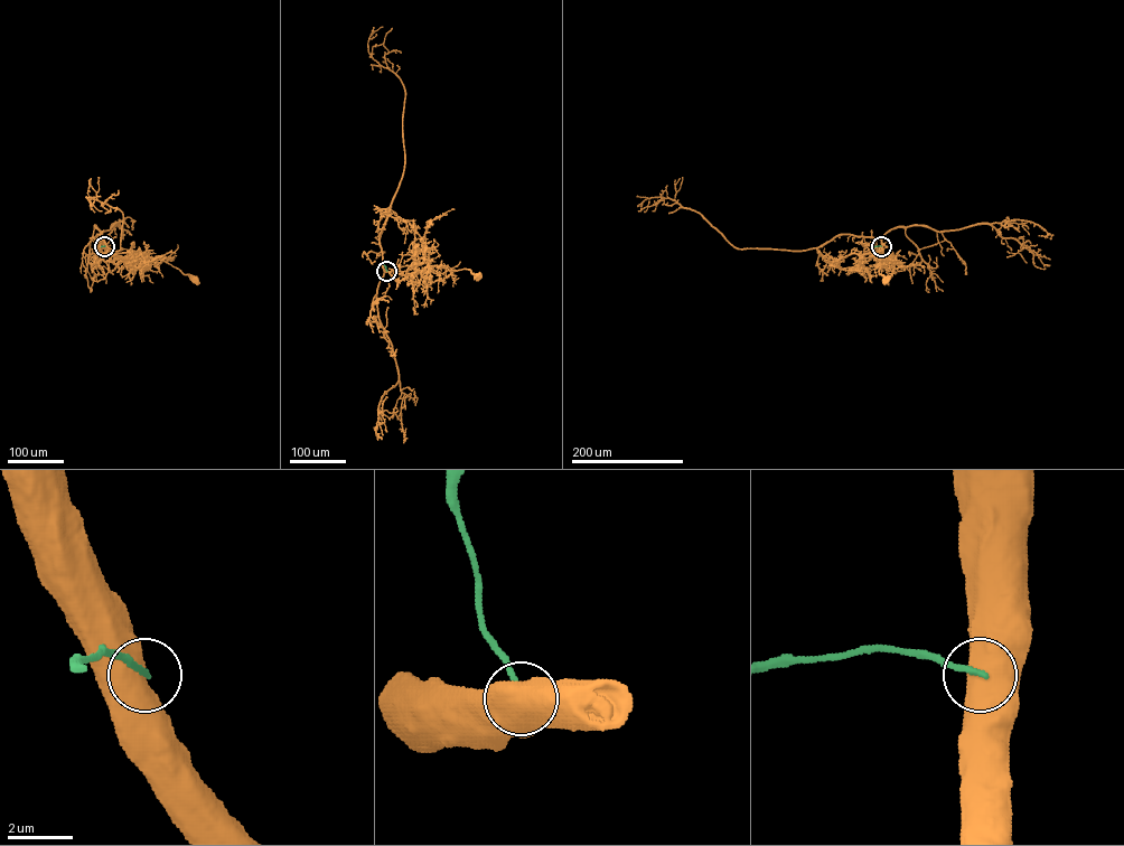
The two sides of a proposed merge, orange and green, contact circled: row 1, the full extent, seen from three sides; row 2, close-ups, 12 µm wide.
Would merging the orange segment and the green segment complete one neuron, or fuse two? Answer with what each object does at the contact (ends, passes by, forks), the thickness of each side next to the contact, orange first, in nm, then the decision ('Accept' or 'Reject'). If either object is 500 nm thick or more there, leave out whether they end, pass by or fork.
Thickness 750 nm (orange) against 170 nm. Reject

